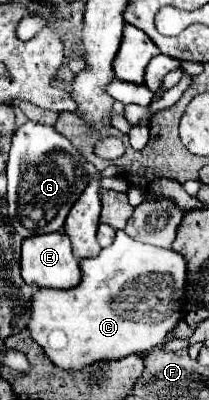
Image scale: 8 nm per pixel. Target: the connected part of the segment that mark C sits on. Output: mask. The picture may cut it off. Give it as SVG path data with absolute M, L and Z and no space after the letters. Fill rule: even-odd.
M118 231L110 247L104 247L96 257L80 259L80 269L82 281L76 289L38 289L32 301L32 319L28 329L32 339L44 347L54 365L62 369L82 369L92 361L122 359L132 353L140 355L162 345L166 337L170 337L172 329L180 323L188 275L188 261L184 261L180 253L132 241L132 237L128 237L124 231Z

